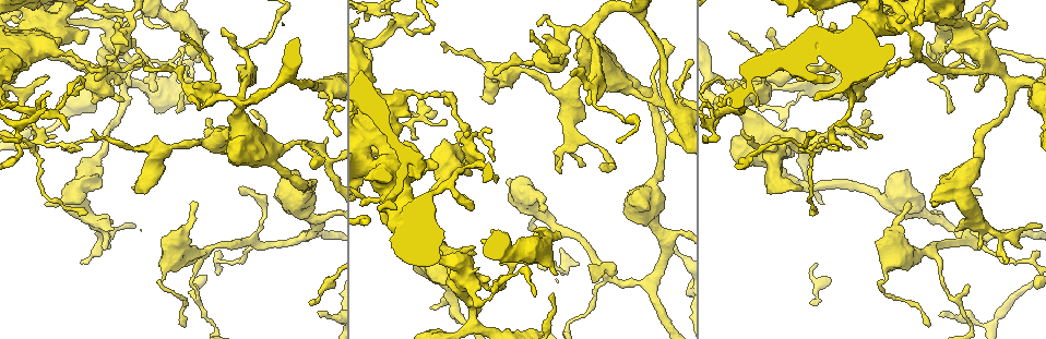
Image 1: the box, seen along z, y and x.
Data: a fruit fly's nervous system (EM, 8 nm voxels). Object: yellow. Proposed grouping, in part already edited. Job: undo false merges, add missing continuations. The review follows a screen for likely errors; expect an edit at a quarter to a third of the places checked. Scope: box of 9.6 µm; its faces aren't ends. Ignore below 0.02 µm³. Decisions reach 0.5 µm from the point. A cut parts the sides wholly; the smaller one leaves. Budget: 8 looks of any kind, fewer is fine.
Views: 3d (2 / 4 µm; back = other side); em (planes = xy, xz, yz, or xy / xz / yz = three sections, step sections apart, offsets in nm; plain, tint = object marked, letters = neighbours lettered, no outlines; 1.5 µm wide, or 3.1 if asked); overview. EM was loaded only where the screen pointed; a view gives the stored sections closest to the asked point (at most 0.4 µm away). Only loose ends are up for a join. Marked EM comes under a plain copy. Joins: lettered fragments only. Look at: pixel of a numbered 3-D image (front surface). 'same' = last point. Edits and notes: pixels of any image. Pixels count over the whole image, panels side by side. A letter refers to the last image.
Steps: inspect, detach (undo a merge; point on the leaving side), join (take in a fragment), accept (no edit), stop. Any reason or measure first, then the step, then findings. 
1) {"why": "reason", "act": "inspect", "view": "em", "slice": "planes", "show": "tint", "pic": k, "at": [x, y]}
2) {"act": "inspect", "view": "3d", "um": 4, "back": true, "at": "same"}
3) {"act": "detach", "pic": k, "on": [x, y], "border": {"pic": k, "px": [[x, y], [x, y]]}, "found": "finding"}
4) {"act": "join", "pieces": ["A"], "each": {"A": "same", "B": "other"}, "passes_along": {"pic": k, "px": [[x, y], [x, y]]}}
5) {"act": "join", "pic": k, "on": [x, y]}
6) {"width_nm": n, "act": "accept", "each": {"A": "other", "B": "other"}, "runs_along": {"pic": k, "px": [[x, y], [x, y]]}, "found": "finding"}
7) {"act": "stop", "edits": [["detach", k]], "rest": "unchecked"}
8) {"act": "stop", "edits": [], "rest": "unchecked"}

{"why": "branch stops here", "act": "inspect", "view": "em", "slice": "xz", "step": 8, "show": "tint", "pic": 1, "at": [866, 143]}

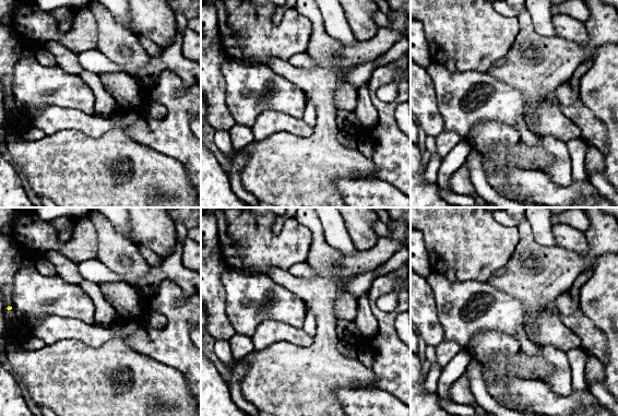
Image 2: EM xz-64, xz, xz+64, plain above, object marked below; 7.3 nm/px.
{"act": "inspect", "view": "em", "slice": "planes", "show": "letters", "at": "same"}

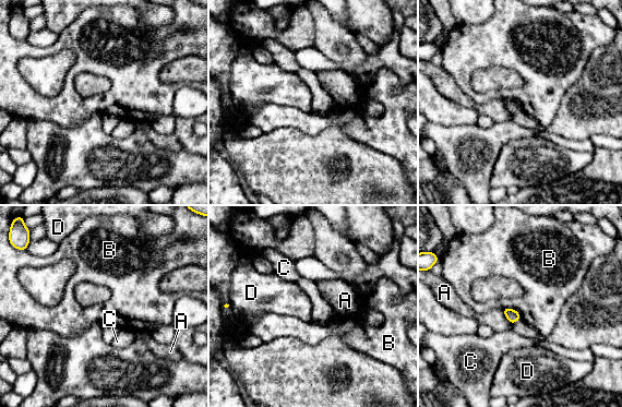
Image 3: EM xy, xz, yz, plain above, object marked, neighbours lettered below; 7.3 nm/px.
{"act": "accept", "each": {"A": "other", "B": "other", "C": "other", "D": "other"}, "border": {"pic": 3, "px": [[502, 308], [512, 308], [521, 316]]}, "found": "none of them fits"}

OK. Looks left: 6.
{"why": "arms part here", "act": "inspect", "view": "3d", "um": 2, "pic": 1, "at": [184, 45]}

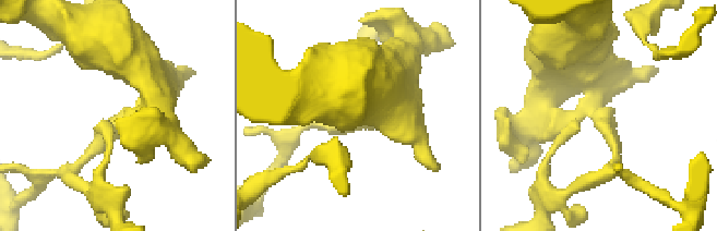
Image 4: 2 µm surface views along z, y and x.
{"act": "inspect", "view": "em", "slice": "planes", "show": "letters", "pic": 4, "at": [605, 119]}

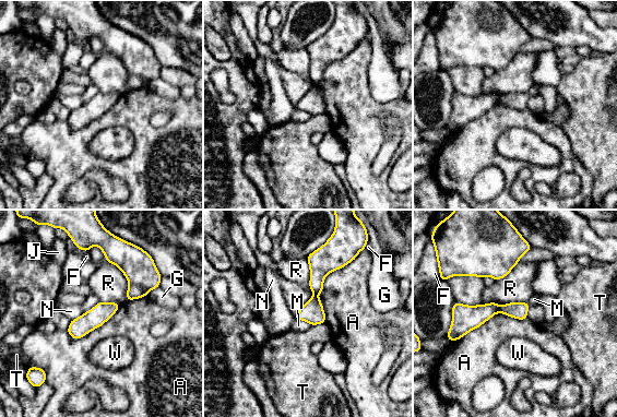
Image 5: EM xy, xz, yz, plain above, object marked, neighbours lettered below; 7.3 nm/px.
{"act": "detach", "pic": 5, "on": [518, 310], "each": {"A": "other", "F": "other", "G": "other", "J": "other", "M": "other", "N": "other", "R": "other", "T": "other", "W": "other"}, "border": {"pic": 5, "px": [[500, 306], [498, 311]]}, "found": "a second neuron is stuck on"}

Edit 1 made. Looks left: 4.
{"why": "thick end", "act": "inspect", "view": "em", "slice": "planes", "show": "letters", "pic": 1, "at": [231, 160]}

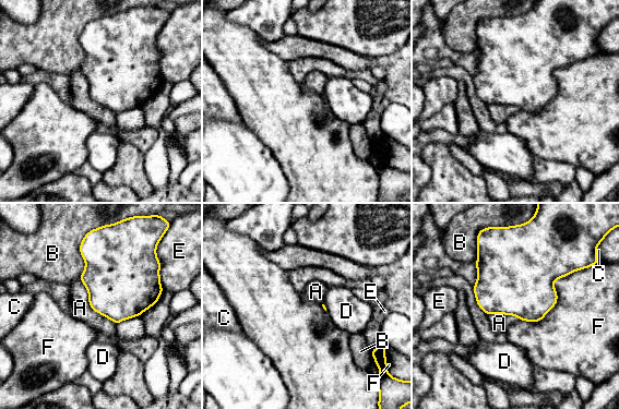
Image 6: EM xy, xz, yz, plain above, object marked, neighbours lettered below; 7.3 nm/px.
{"width_nm": 300, "act": "accept", "each": {"A": "other", "B": "other", "C": "other", "D": "other", "E": "other", "F": "other"}, "border": {"pic": 6, "px": [[79, 279], [88, 305], [115, 324]]}, "found": "none of them fits"}

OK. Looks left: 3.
{"act": "stop", "edits": [["detach", 5]], "rest": "unchecked"}

